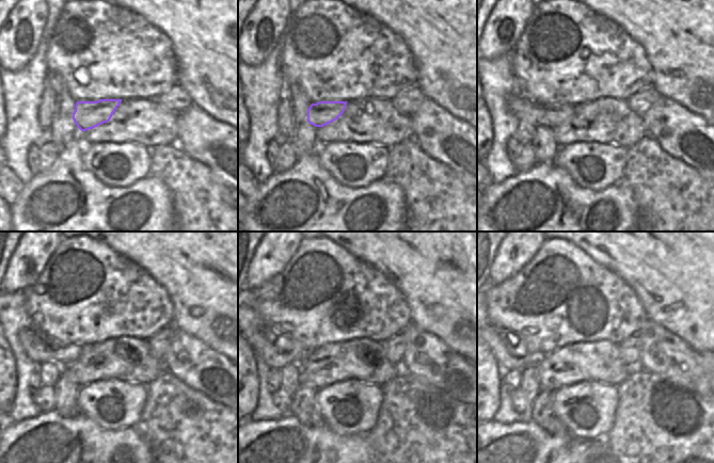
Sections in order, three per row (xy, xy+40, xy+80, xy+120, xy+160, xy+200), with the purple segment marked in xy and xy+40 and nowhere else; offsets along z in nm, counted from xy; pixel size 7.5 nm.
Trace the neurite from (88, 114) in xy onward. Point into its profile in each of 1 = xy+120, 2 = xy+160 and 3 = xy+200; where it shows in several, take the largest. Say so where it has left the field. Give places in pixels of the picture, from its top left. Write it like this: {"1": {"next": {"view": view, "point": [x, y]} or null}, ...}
{"1": {"next": {"view": "xy+120", "point": [40, 348]}}, "2": {"next": {"view": "xy+160", "point": [276, 351]}}, "3": {"next": {"view": "xy+200", "point": [498, 340]}}}

